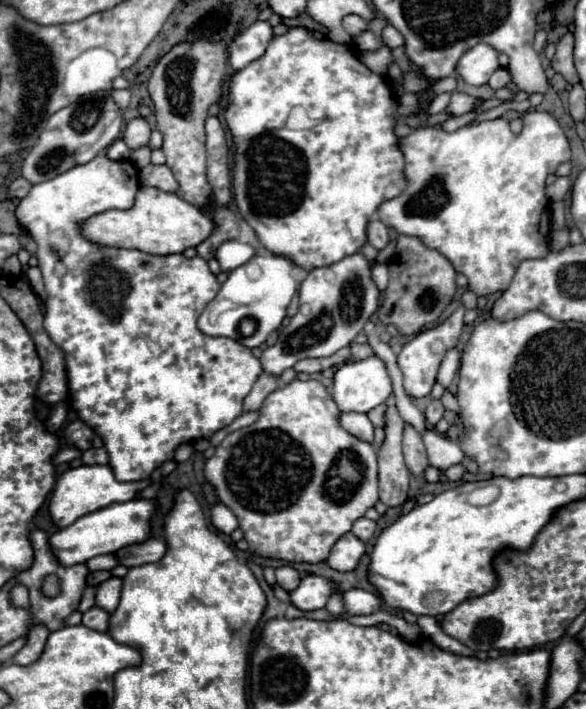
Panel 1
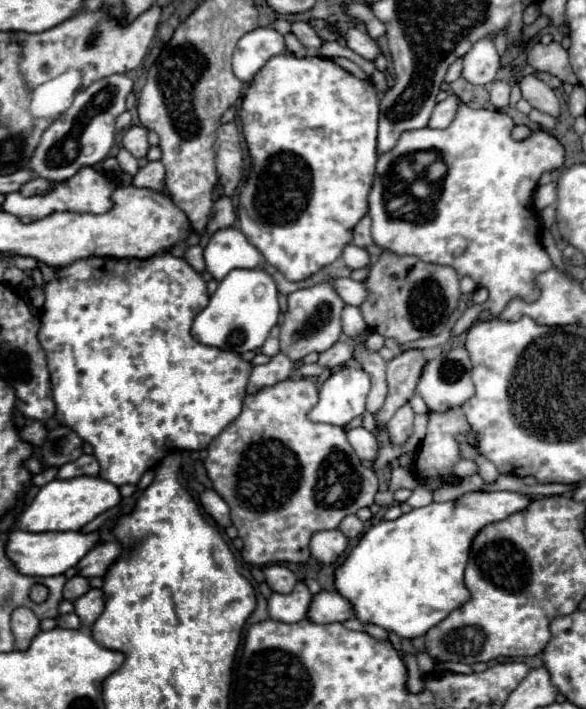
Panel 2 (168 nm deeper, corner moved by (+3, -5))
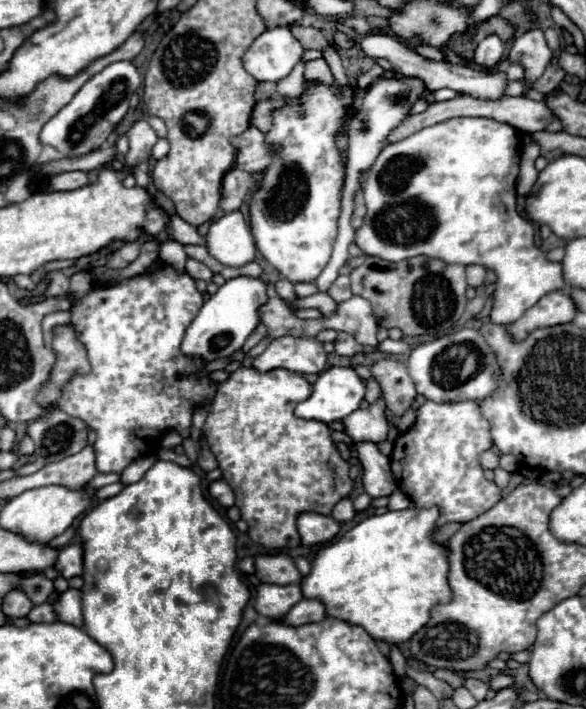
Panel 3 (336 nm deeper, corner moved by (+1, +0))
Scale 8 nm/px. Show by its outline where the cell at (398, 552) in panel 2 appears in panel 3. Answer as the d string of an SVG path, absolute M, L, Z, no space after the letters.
M406 508L400 512L386 512L370 516L348 530L342 538L328 544L316 554L310 576L302 578L302 594L306 598L320 598L326 604L328 616L342 618L350 624L362 626L372 638L402 644L410 640L430 620L430 610L436 604L450 602L452 590L448 584L448 544L438 542L438 520L440 508Z

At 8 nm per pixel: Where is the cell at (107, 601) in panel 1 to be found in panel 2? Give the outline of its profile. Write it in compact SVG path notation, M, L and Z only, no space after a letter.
M90 589L88 593L84 593L82 597L78 597L74 601L74 613L80 615L80 623L84 623L82 629L86 629L86 631L94 625L94 621L102 613L102 609L104 609L104 599L102 599L100 589Z

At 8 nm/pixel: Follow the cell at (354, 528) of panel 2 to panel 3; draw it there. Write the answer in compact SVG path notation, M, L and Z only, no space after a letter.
M344 498L342 502L338 502L338 506L334 506L334 510L332 510L332 516L334 516L334 520L338 520L340 524L350 522L350 520L356 516L356 510L354 510L354 506L352 506L352 500L350 500L350 498Z

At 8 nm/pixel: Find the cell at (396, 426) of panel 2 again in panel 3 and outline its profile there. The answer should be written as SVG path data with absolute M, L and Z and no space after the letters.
M380 360L372 364L370 370L380 382L392 422L398 422L412 408L412 402L416 398L414 382L408 376L406 364L396 360Z

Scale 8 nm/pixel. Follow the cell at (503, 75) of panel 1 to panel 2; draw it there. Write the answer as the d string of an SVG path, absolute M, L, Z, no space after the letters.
M494 81L490 89L490 103L494 107L508 107L508 99L510 99L510 83Z

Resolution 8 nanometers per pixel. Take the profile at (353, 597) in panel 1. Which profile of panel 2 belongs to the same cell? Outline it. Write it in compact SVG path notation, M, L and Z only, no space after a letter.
M320 591L312 597L312 611L308 611L308 619L312 623L334 623L346 621L352 617L352 605L332 591Z

